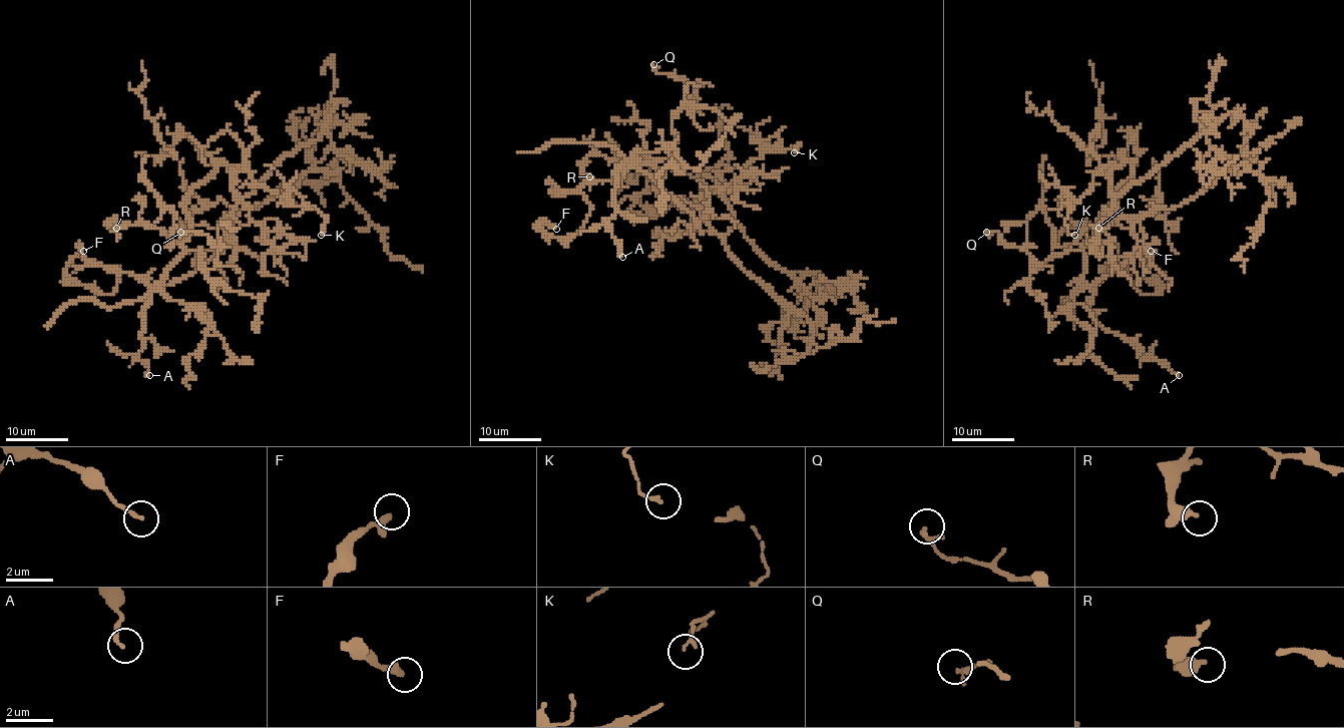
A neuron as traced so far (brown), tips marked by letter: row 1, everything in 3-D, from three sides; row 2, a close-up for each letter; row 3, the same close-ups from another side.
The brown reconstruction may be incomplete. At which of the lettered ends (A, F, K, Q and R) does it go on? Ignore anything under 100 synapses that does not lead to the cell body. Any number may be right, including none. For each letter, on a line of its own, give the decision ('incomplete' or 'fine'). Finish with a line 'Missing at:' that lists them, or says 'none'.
A: fine
F: fine
K: fine
Q: fine
R: fine
Missing at: none

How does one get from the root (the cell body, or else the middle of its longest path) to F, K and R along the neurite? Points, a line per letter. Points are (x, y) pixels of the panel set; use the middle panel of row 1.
F: (701, 218), (628, 165), (579, 190), (590, 212), (573, 235), (549, 237), (539, 223), (556, 229)
K: (701, 218), (706, 190), (715, 194), (725, 171), (747, 167), (767, 149), (799, 143), (794, 152)
R: (701, 218), (633, 163), (652, 157), (628, 163), (589, 154), (582, 168), (589, 176)

